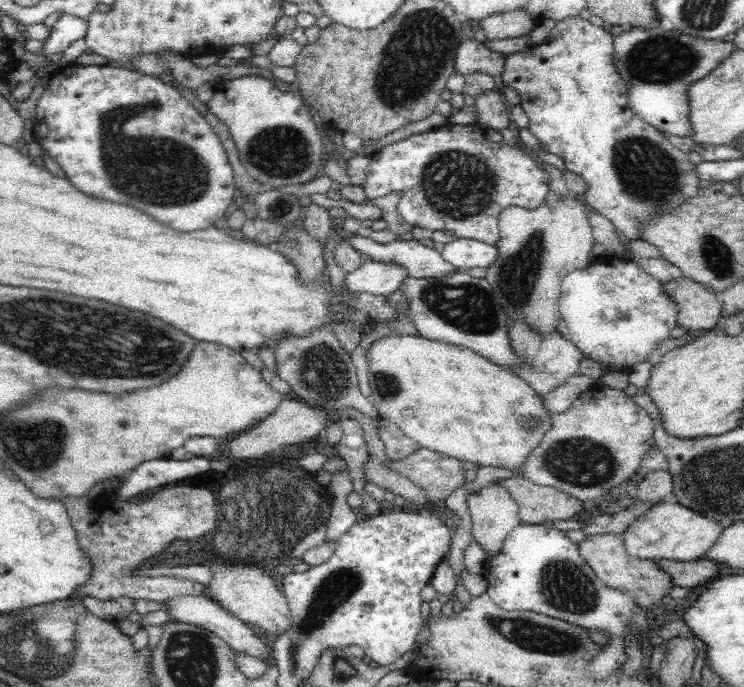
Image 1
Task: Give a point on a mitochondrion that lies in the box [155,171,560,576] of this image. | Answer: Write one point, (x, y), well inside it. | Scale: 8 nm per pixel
(248, 539)

